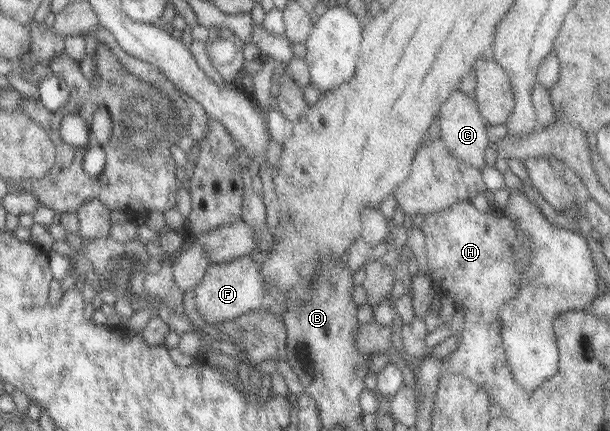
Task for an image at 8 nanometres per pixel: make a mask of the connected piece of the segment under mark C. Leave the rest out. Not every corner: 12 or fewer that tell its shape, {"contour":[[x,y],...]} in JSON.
{"contour":[[458,88],[438,112],[439,138],[458,162],[484,163],[490,126]]}

